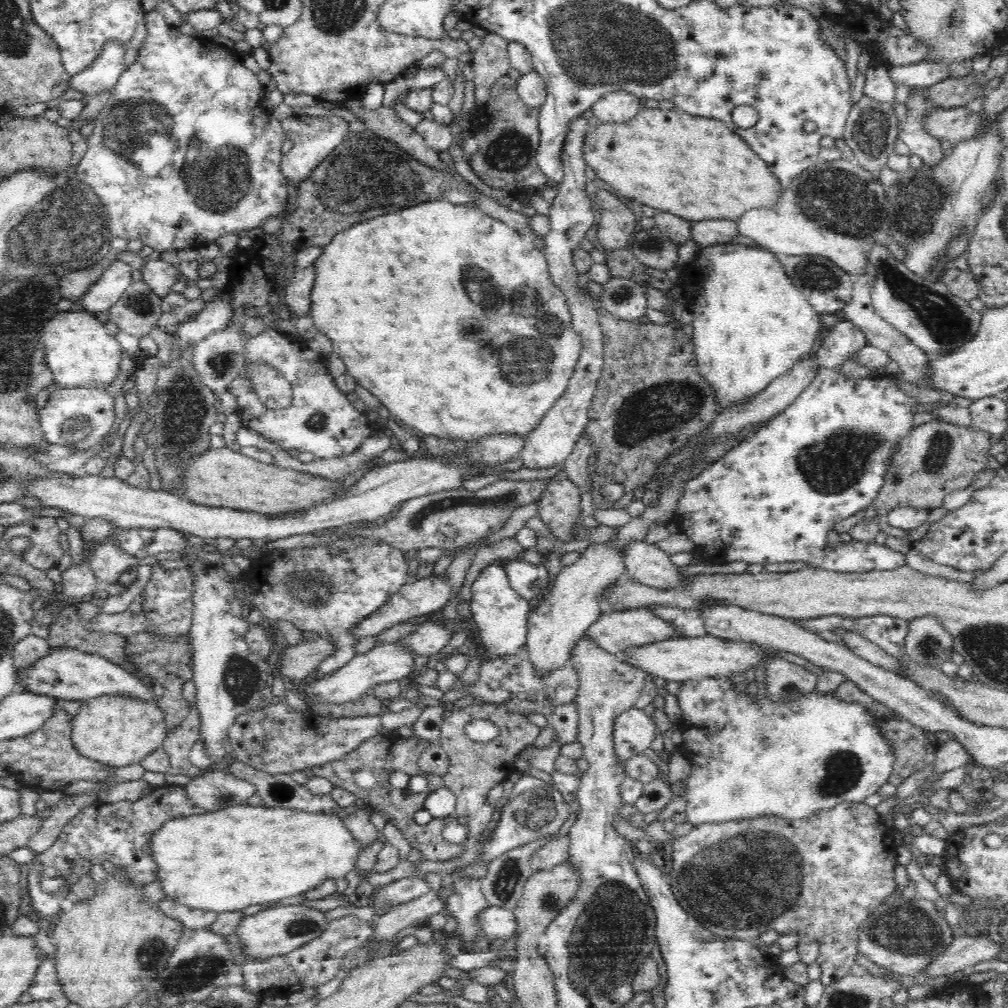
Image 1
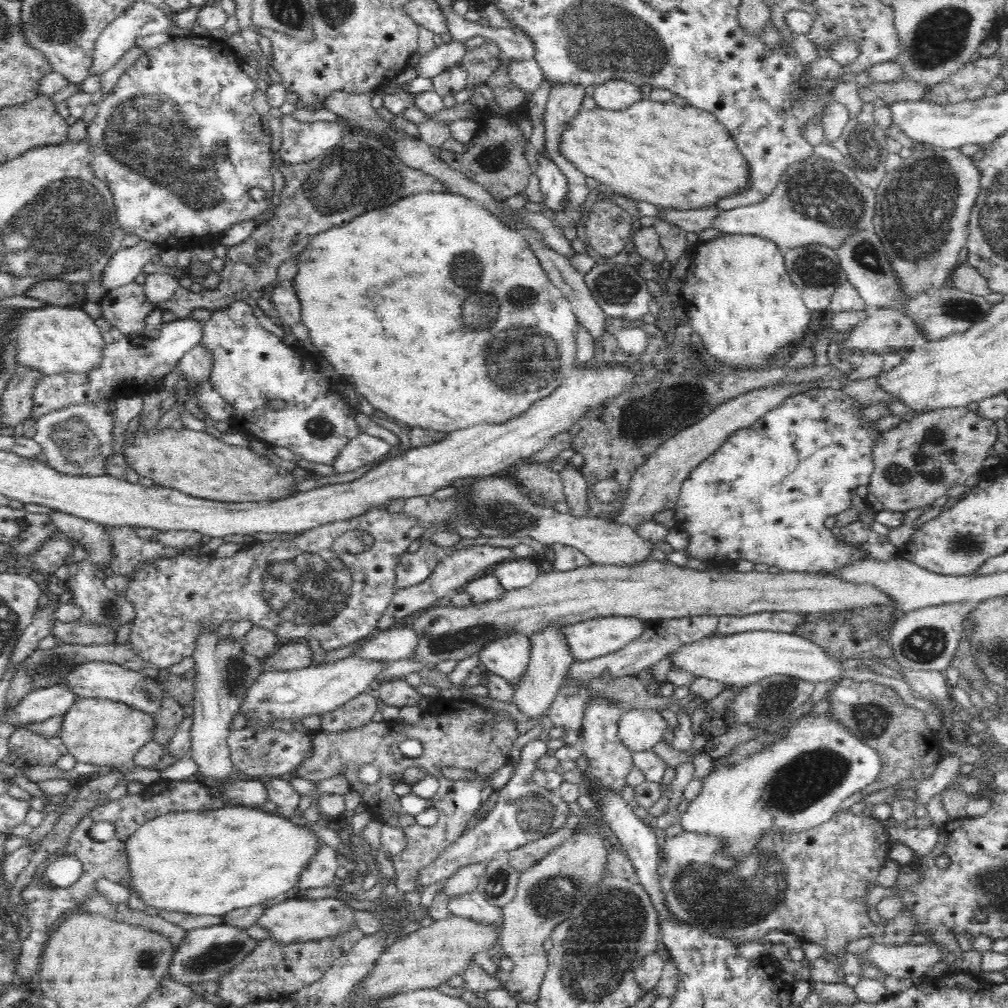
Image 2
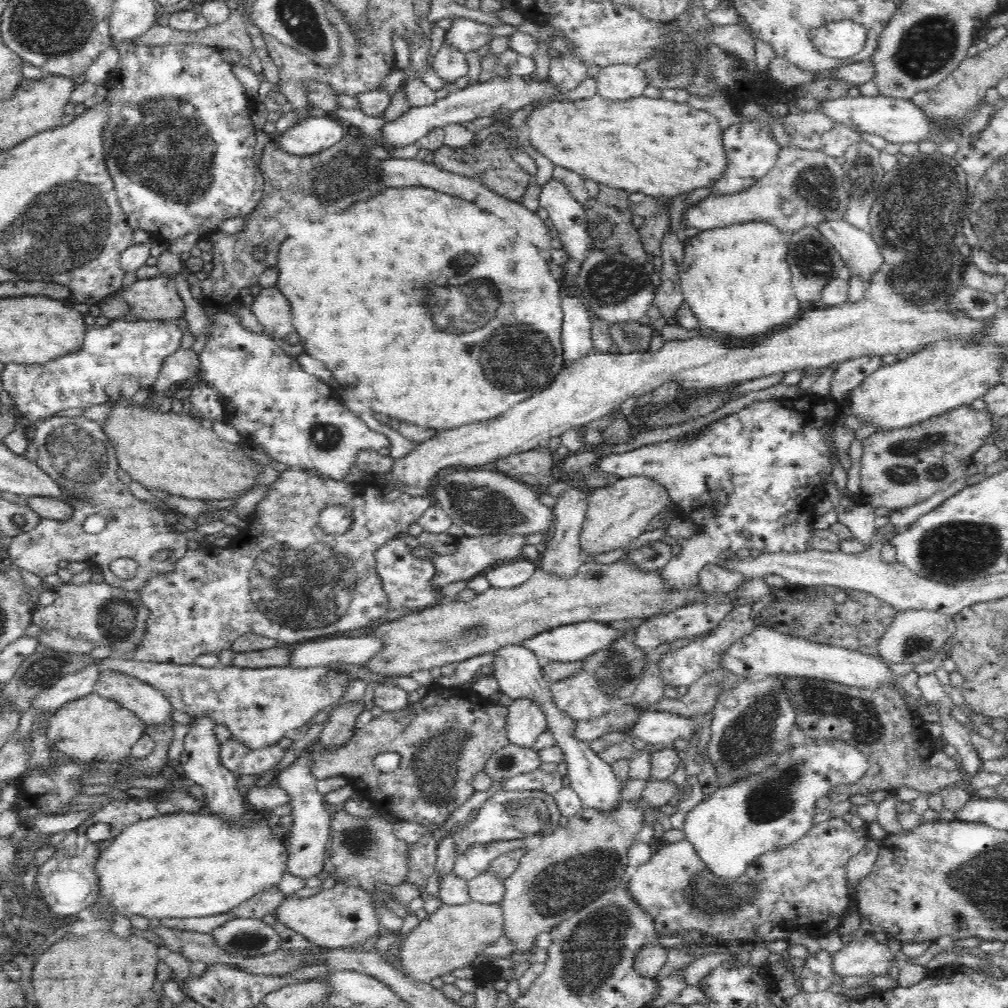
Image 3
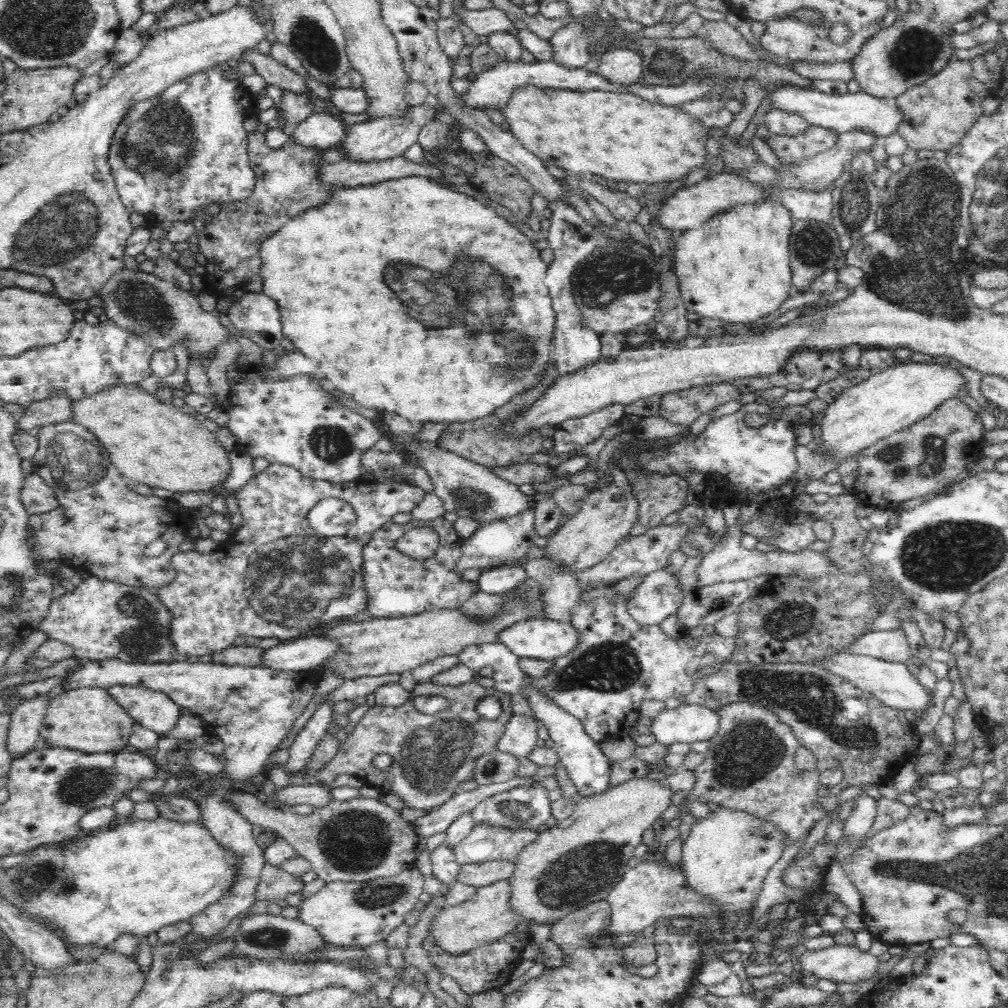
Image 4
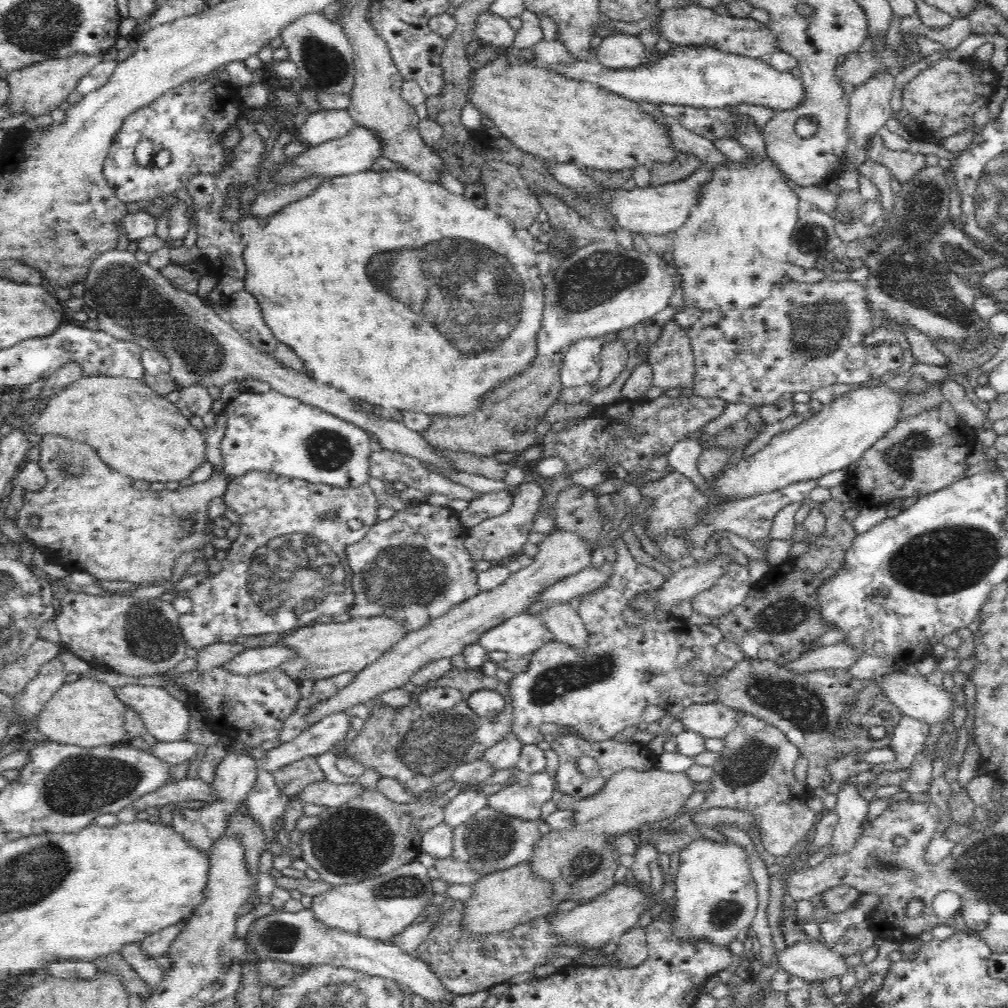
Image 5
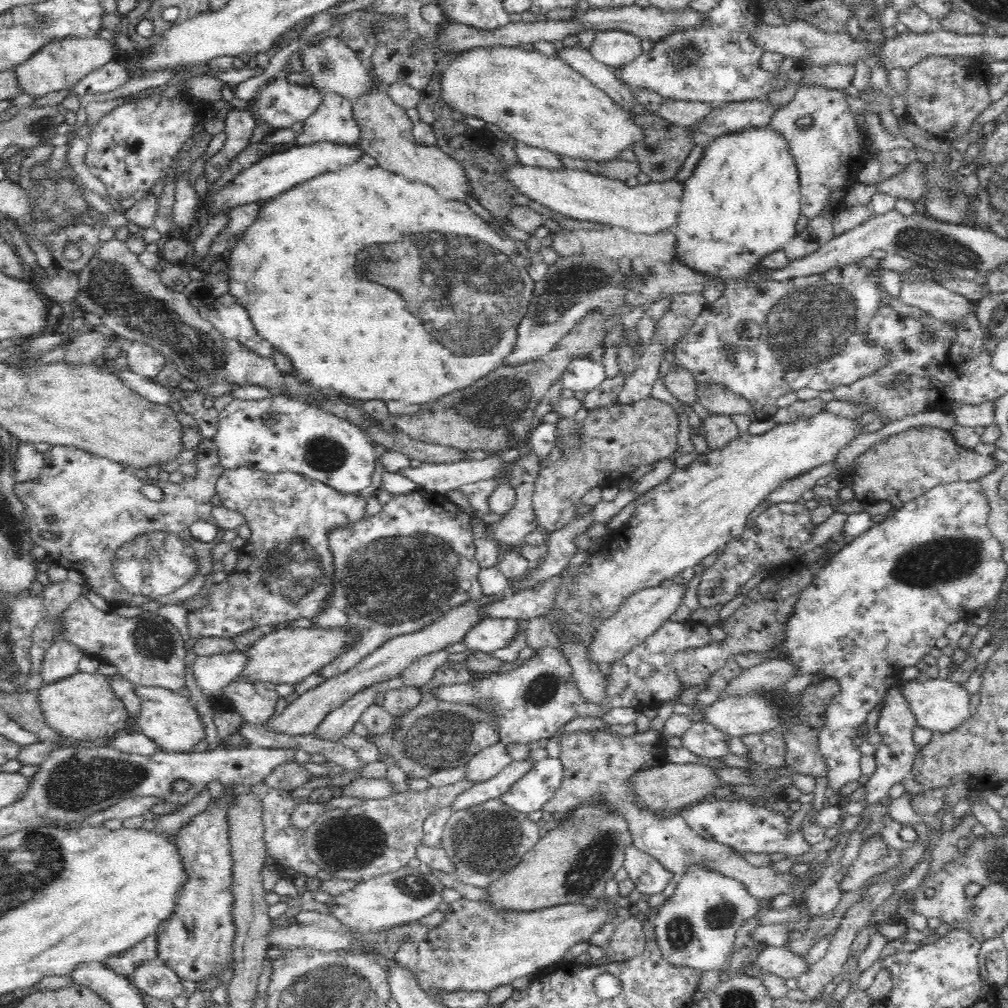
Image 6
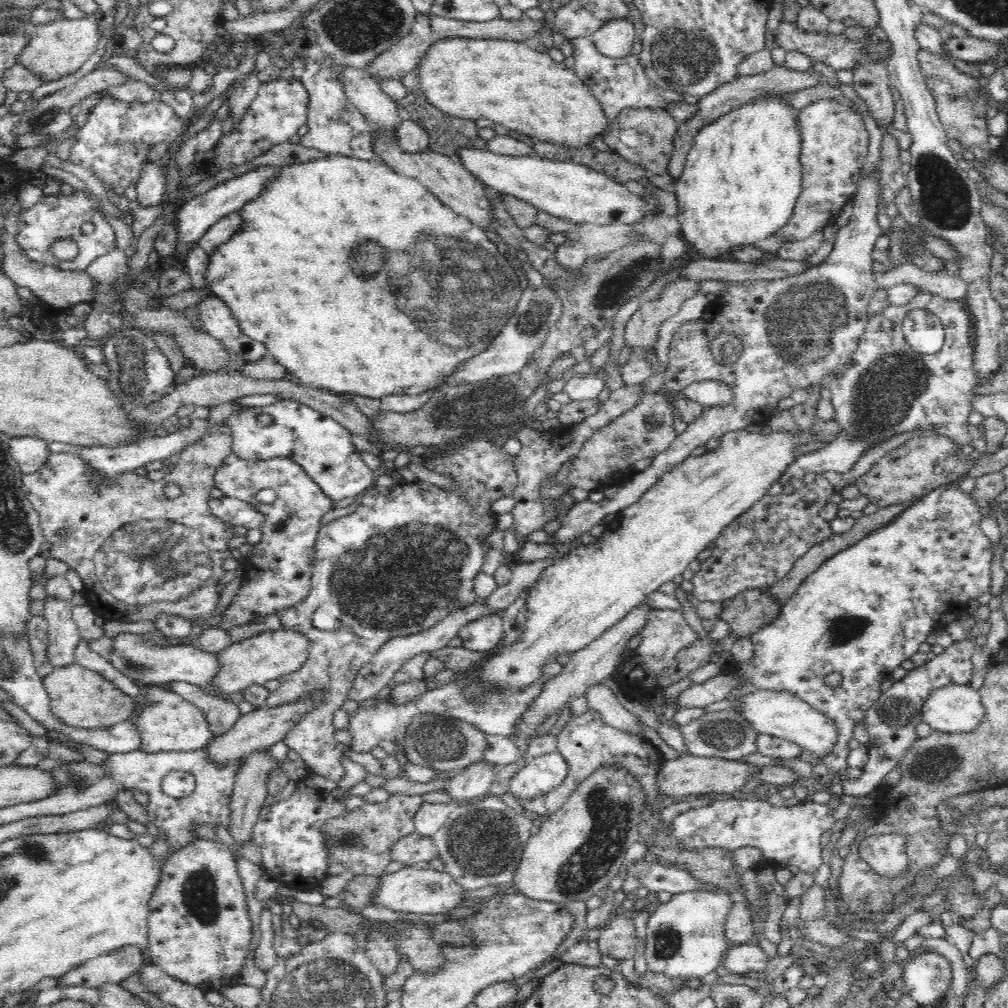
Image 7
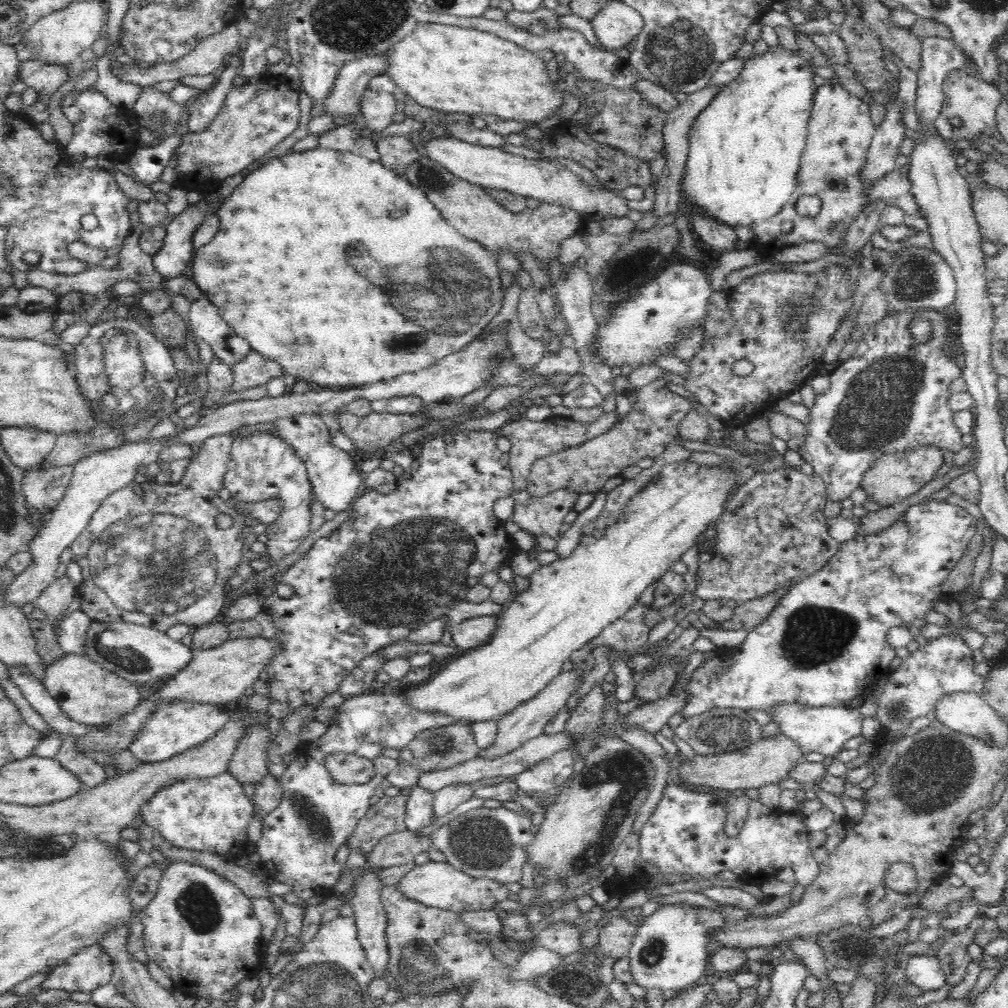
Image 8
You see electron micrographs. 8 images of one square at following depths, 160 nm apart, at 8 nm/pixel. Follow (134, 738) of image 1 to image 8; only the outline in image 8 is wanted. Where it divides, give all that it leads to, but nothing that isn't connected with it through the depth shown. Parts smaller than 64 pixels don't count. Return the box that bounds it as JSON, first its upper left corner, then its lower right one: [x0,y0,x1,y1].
[43,651,142,725]

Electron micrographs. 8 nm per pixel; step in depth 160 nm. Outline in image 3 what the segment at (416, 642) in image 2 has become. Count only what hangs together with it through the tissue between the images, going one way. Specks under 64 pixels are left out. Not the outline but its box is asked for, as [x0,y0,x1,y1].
[292,637,386,667]

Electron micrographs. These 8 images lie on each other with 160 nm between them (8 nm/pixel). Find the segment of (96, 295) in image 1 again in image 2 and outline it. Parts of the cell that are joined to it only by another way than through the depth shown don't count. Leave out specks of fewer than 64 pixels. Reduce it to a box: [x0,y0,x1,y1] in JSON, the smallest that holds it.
[102,241,162,295]

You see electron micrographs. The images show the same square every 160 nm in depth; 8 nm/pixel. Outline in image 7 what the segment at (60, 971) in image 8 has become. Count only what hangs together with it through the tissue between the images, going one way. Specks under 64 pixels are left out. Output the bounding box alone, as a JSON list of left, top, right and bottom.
[58,946,144,988]

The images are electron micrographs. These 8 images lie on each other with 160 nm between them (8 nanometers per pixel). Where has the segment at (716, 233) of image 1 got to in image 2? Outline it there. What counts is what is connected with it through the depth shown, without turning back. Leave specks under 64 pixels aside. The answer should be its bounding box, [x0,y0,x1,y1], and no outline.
[657,205,720,234]

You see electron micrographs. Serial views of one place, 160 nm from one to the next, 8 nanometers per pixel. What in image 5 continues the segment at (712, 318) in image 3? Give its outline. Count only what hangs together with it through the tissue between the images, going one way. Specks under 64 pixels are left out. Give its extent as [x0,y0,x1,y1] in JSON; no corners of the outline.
[634,152,798,350]

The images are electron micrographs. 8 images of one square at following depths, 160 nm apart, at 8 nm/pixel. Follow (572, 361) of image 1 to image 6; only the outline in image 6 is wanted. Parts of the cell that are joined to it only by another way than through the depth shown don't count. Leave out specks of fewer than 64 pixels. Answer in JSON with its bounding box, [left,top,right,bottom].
[222,162,536,406]

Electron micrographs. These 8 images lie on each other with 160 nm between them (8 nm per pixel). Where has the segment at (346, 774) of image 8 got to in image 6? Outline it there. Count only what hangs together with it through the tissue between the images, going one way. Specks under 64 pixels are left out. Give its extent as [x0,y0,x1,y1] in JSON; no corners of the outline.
[275,491,482,716]

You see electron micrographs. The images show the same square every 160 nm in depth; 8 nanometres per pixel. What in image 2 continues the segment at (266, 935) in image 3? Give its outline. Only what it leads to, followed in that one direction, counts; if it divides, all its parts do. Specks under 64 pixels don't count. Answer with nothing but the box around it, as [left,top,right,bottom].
[170,924,258,988]

